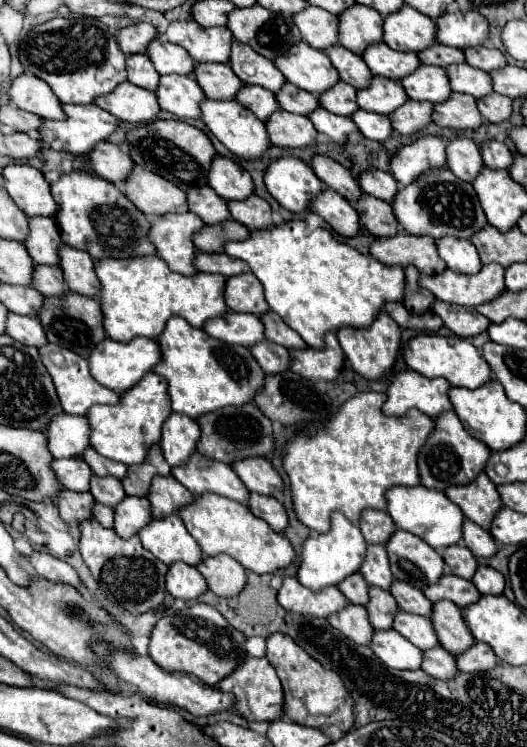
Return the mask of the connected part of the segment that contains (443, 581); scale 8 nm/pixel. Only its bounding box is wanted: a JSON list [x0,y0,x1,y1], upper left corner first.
[422,573,480,609]

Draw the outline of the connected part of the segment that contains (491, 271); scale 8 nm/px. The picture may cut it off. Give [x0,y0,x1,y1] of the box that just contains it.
[418,263,506,307]

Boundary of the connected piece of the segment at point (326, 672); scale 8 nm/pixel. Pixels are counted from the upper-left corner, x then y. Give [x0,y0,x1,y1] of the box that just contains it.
[266,633,354,731]

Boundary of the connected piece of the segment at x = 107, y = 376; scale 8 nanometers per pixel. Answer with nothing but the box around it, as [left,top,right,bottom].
[88,337,160,393]

